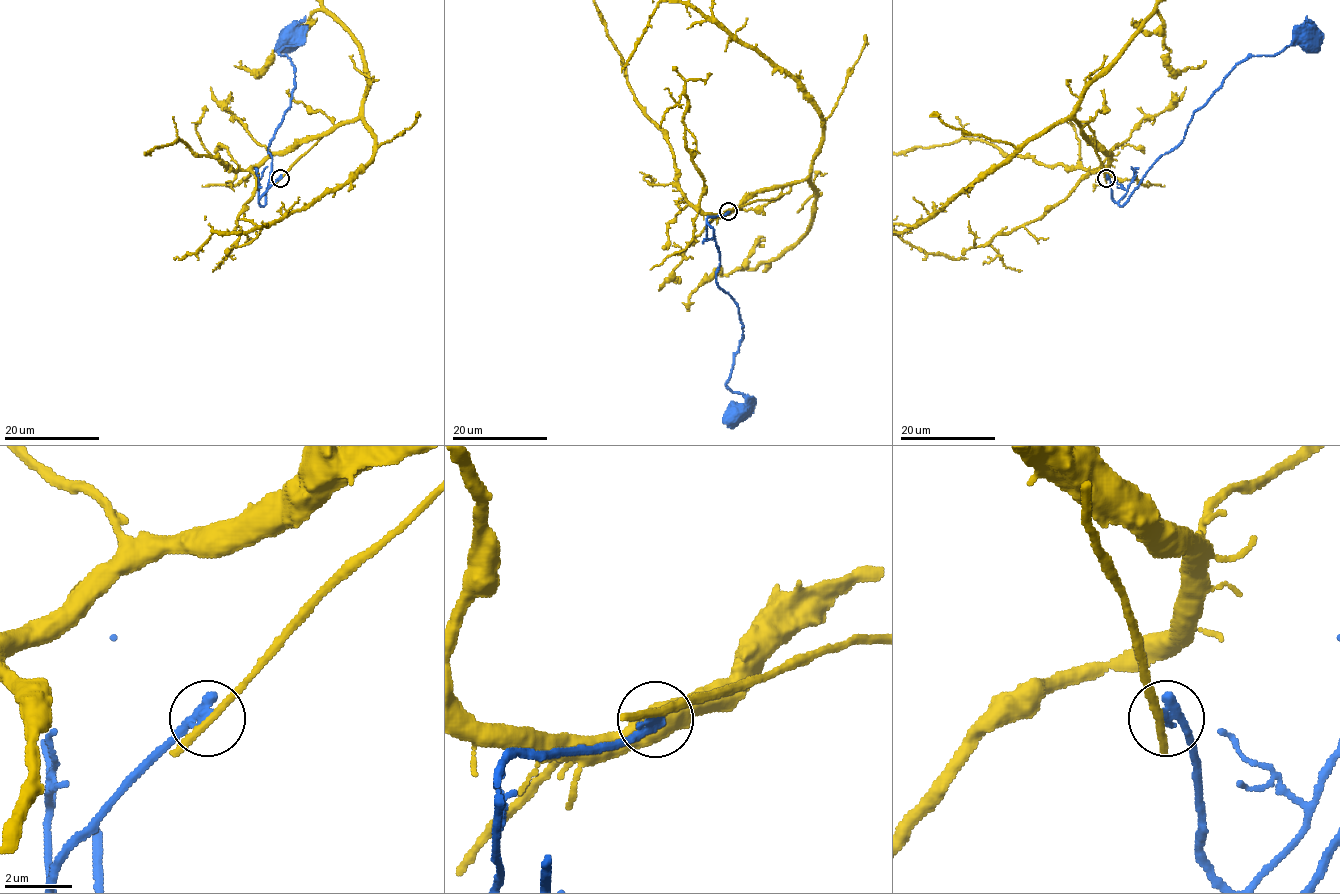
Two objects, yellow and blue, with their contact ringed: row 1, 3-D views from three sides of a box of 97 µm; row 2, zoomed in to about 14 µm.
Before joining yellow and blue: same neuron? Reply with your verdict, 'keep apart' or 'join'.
keep apart

